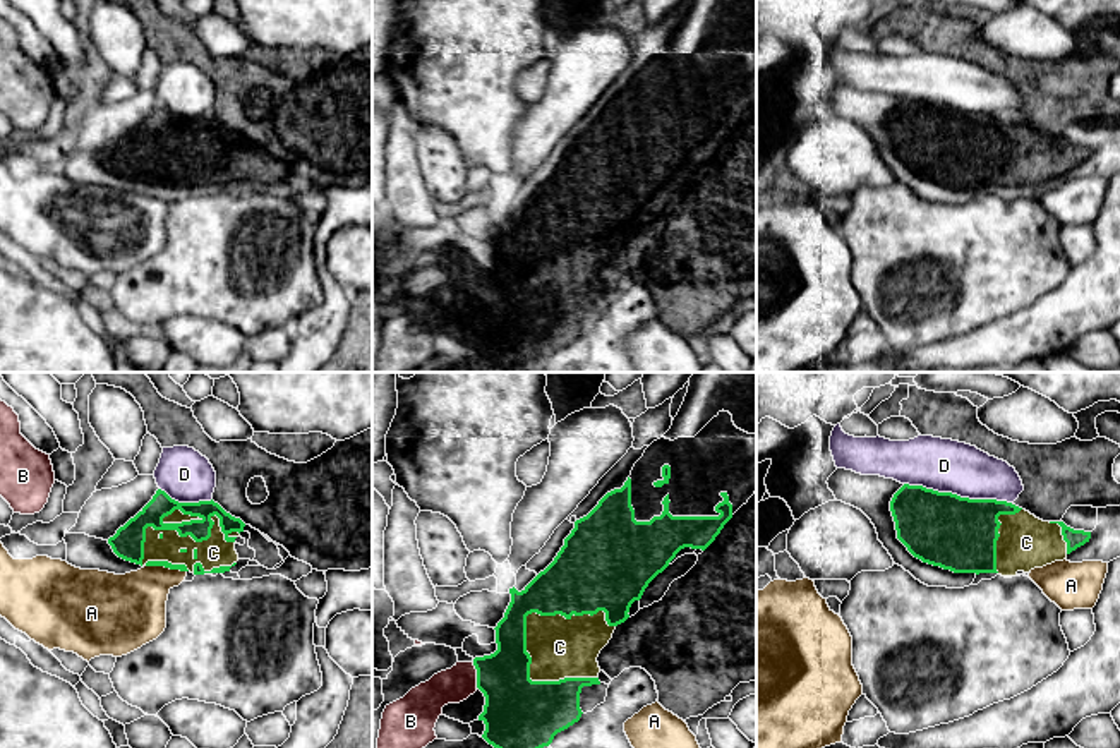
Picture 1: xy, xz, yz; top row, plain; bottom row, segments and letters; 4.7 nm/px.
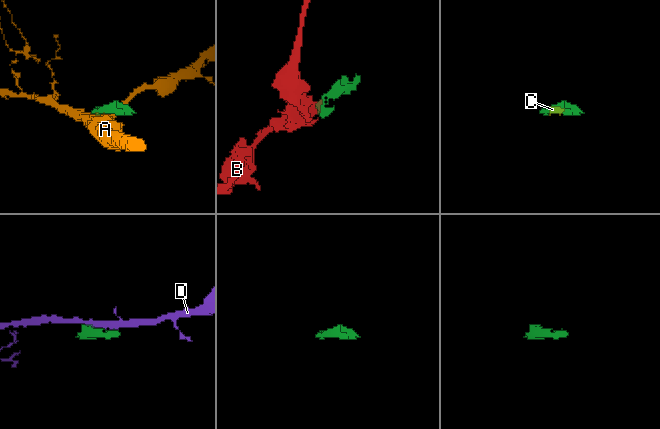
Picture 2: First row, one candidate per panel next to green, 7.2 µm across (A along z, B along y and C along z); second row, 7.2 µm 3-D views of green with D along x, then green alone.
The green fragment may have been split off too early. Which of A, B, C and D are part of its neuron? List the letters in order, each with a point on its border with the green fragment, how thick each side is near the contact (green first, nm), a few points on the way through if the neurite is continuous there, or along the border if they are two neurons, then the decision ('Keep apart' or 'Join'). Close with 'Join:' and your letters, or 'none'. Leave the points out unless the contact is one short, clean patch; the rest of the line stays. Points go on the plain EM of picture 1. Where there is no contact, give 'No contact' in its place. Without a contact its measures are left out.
A: Touches green at xy (167, 182). Thickness 30 nm (green) against 320 nm. Keep apart
B: Touches green at xz (477, 290). Thickness 320 nm (green) against 160 nm. Boundary: xz (472, 278), (477, 289), (477, 302). Keep apart
C: Touches green at xy (186, 151). Thickness 130 nm (green) against 140 nm. Join
D: Touches green at yz (956, 110). Thickness 340 nm (green) against 240 nm. Keep apart
Join: C

